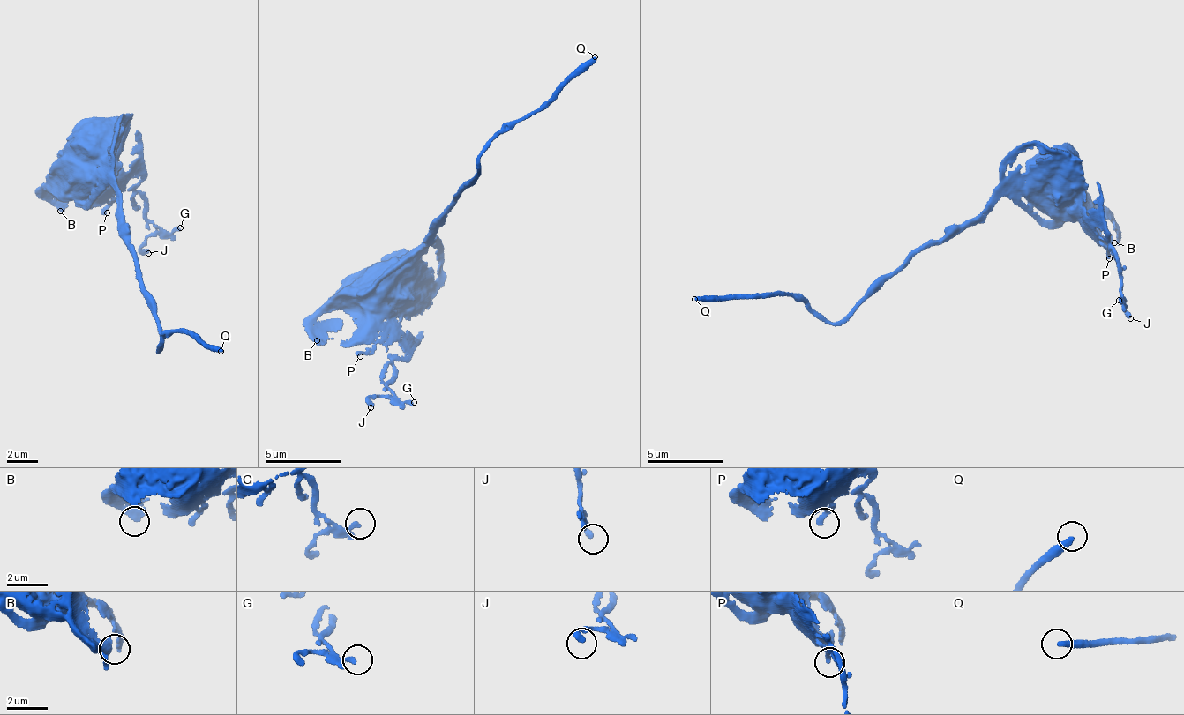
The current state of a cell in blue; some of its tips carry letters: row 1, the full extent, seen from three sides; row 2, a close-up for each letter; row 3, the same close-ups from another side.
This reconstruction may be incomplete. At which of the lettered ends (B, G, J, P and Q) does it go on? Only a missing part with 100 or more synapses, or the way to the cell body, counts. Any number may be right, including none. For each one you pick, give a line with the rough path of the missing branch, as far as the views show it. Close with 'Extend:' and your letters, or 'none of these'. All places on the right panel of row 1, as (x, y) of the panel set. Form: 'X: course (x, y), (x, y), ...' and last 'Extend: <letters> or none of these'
Extend: Q

